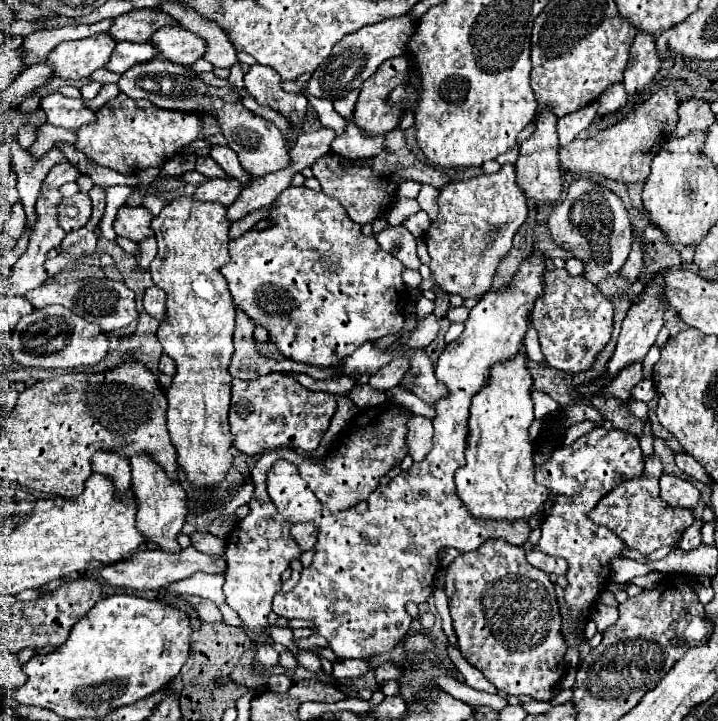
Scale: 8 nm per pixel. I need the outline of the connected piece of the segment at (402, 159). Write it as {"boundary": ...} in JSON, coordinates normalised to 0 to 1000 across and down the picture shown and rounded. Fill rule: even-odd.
{"boundary":[[[547,179],[536,187],[533,196],[533,212],[514,221],[483,221],[472,212],[455,212],[447,221],[442,221],[433,229],[433,237],[439,248],[447,254],[447,265],[464,276],[469,276],[486,301],[500,309],[519,309],[522,304],[531,304],[545,282],[545,276],[553,268],[553,259],[561,251],[581,251],[586,257],[600,257],[606,262],[614,262],[617,257],[628,254],[628,245],[617,237],[606,234],[603,229],[581,221],[572,207],[564,198],[564,182]]]}

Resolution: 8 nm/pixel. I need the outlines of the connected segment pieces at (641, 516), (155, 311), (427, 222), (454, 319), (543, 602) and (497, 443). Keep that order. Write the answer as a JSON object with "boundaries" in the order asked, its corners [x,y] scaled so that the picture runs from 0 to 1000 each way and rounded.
{"boundaries":[[[[915,628],[898,637],[898,659],[890,659],[879,667],[859,673],[843,692],[831,698],[831,703],[820,712],[820,720],[831,728],[843,728],[851,734],[870,756],[887,761],[893,770],[904,770],[926,756],[943,761],[951,736],[965,728],[968,714],[951,703],[932,703],[918,687],[918,662],[926,656],[923,642]]],[[[210,398],[202,404],[202,415],[199,415],[199,423],[202,423],[202,431],[216,440],[221,448],[230,445],[230,437],[233,437],[233,429],[230,429],[230,417],[233,417],[233,409],[230,404],[224,404],[221,398]]],[[[584,293],[584,295],[572,298],[561,312],[570,318],[570,323],[572,323],[572,326],[586,329],[586,326],[592,326],[592,323],[595,323],[595,319],[600,312],[600,305],[592,293]]],[[[645,423],[642,426],[627,426],[623,433],[623,441],[630,448],[646,448],[653,437],[653,429],[646,426]]],[[[678,748],[664,764],[642,767],[623,786],[620,822],[642,908],[692,956],[709,964],[737,964],[745,972],[767,972],[773,950],[779,950],[792,928],[787,922],[790,895],[781,881],[781,850],[773,811],[759,792],[742,786],[731,775],[731,761],[703,753],[703,748]]],[[[720,490],[714,498],[689,503],[681,512],[681,528],[656,553],[653,606],[650,606],[653,614],[648,623],[650,642],[639,648],[639,653],[634,656],[634,670],[636,670],[636,687],[645,692],[645,698],[662,717],[709,720],[709,723],[720,717],[742,717],[765,689],[765,681],[748,673],[742,664],[745,642],[742,642],[742,612],[737,609],[737,592],[745,578],[742,578],[740,540],[742,540],[742,523],[734,509],[734,492]]]]}

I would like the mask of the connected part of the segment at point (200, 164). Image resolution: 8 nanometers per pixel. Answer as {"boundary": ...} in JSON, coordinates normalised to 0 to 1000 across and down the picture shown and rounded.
{"boundary":[[[291,215],[288,218],[274,218],[274,229],[272,229],[272,234],[277,237],[277,240],[283,240],[286,245],[302,245],[302,243],[316,243]]]}

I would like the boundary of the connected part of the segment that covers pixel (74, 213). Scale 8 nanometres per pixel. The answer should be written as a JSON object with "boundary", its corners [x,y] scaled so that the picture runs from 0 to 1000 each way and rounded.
{"boundary":[[[107,268],[99,276],[88,276],[82,293],[85,293],[85,315],[99,323],[104,318],[113,318],[127,301],[127,276],[121,268]]]}

